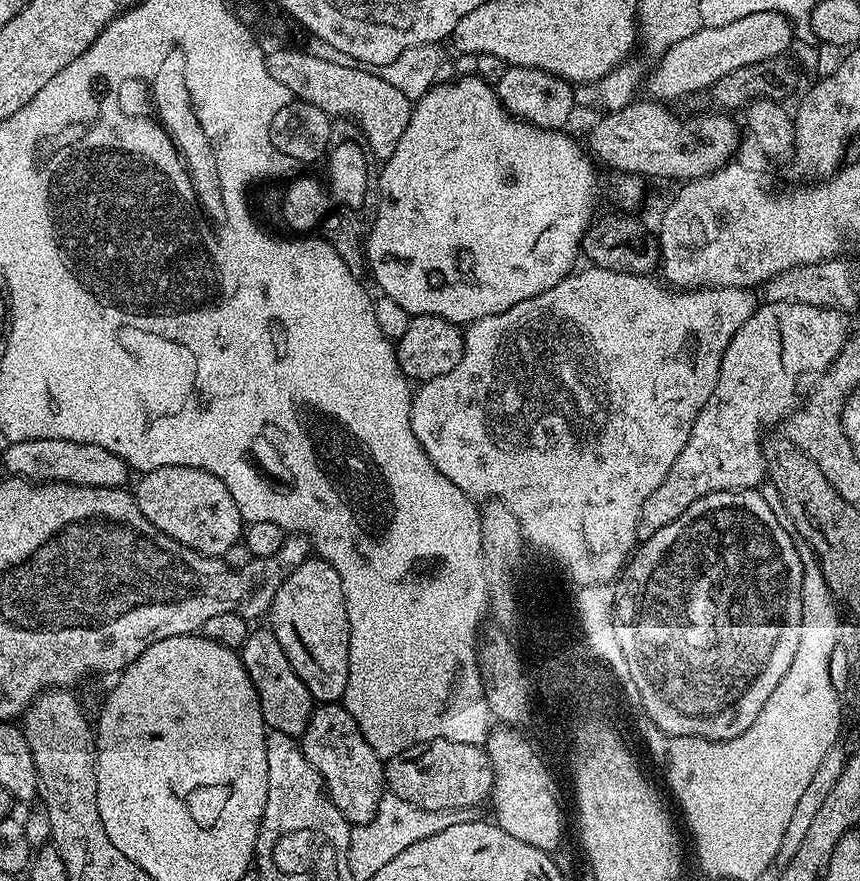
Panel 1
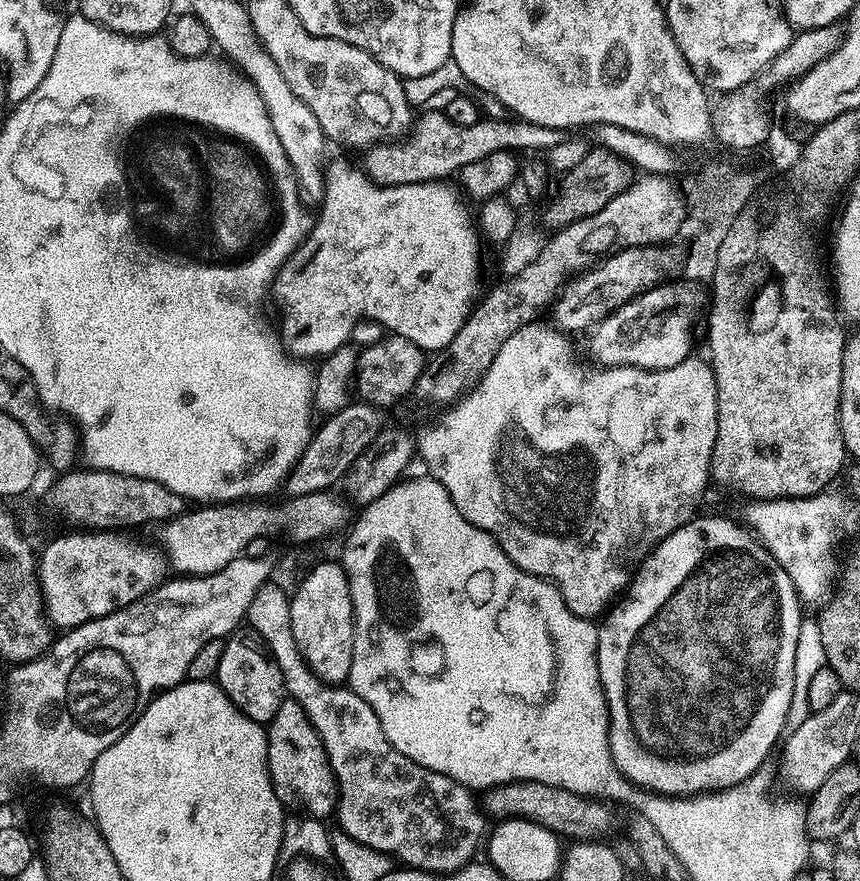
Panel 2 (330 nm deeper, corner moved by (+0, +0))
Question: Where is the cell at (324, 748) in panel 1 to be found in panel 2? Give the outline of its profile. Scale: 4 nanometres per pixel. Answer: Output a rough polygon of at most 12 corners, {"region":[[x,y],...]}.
{"region":[[286,698],[266,726],[276,791],[309,817],[336,810],[336,779],[310,718]]}

